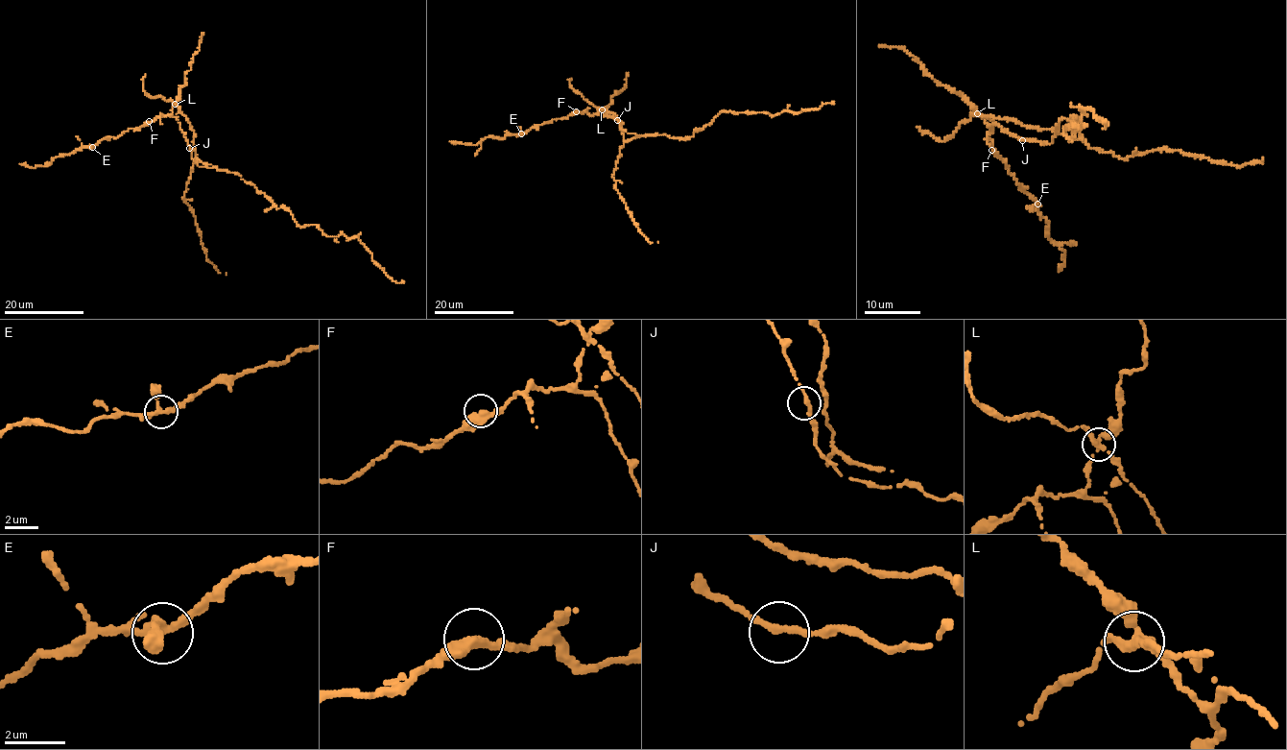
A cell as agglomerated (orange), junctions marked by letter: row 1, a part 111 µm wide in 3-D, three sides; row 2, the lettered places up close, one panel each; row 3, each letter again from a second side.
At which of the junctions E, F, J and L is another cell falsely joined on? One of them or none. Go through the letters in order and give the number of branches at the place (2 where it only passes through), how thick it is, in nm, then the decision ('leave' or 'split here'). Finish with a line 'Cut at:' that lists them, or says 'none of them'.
E: 4 | 280 nm | leave
F: 2 | 360 nm | leave
J: 2 | 240 nm | leave
L: 4 | 280 nm | split here
Cut at: L

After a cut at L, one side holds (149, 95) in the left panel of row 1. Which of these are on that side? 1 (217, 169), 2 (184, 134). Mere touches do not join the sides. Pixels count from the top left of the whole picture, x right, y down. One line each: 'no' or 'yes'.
1: no
2: no

